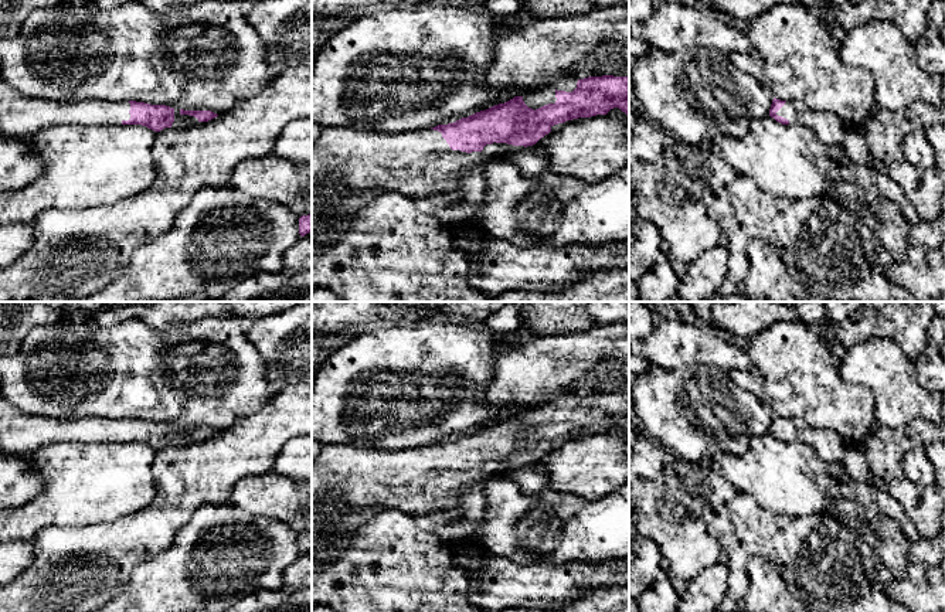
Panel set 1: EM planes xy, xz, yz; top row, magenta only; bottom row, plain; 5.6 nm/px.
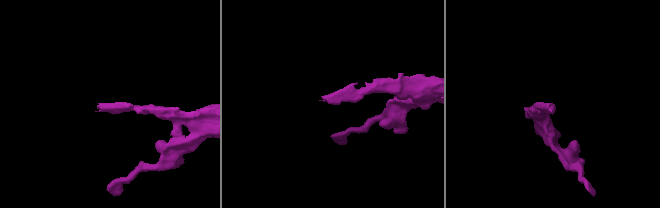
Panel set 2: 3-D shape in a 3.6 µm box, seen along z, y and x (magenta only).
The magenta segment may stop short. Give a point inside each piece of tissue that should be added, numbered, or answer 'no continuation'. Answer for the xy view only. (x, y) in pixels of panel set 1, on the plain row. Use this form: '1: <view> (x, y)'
1: xy (180, 438)

